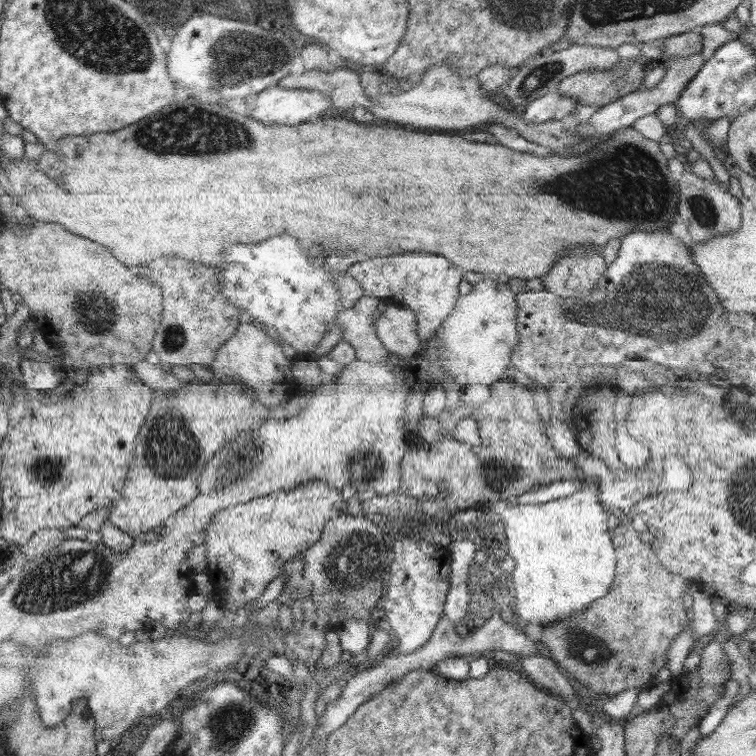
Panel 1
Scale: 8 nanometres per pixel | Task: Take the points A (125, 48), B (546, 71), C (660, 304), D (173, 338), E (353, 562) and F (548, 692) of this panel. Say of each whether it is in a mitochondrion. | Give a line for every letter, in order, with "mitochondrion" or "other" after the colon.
A: mitochondrion
B: mitochondrion
C: mitochondrion
D: mitochondrion
E: mitochondrion
F: other

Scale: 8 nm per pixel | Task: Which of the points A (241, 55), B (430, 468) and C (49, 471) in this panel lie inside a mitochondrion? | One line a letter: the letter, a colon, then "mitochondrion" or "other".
A: mitochondrion
B: other
C: mitochondrion

